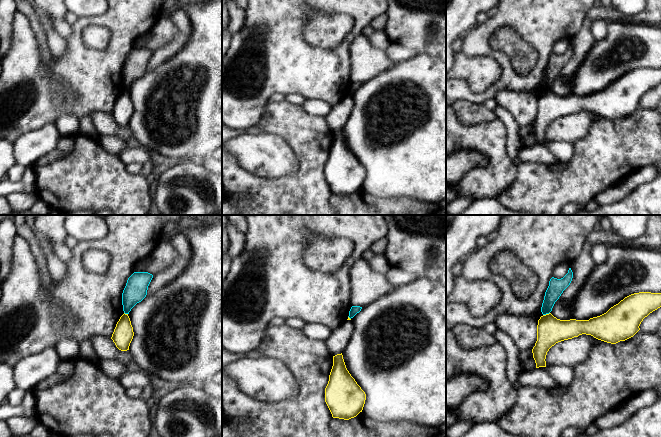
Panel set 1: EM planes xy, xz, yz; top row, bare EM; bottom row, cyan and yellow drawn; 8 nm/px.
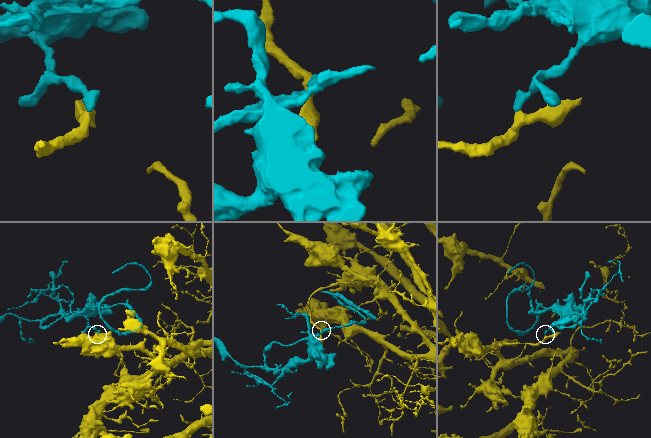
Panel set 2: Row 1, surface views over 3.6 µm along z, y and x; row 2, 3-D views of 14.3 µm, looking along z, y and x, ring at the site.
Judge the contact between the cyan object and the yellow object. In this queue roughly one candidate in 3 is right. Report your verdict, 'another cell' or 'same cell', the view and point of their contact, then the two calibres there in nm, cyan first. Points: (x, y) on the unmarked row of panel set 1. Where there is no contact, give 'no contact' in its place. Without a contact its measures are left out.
another cell; meets cyan in yz at (546, 89); 130 nm thick on the cyan side, 220 nm on the other

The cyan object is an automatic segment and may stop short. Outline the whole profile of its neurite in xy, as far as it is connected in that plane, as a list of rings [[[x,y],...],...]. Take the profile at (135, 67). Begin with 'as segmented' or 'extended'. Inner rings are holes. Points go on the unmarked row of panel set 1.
as segmented; [[[134,48],[127,56],[122,69],[122,81],[125,90],[141,78],[147,71],[148,62],[153,51],[148,48]]]

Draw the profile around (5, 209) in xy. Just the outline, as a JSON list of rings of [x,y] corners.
[[[0,196],[0,215],[9,215],[12,212],[12,208],[7,201],[7,197]]]

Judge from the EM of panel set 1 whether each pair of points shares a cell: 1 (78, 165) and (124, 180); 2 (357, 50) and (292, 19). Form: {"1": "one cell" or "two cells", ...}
{"1": "one cell", "2": "two cells"}

